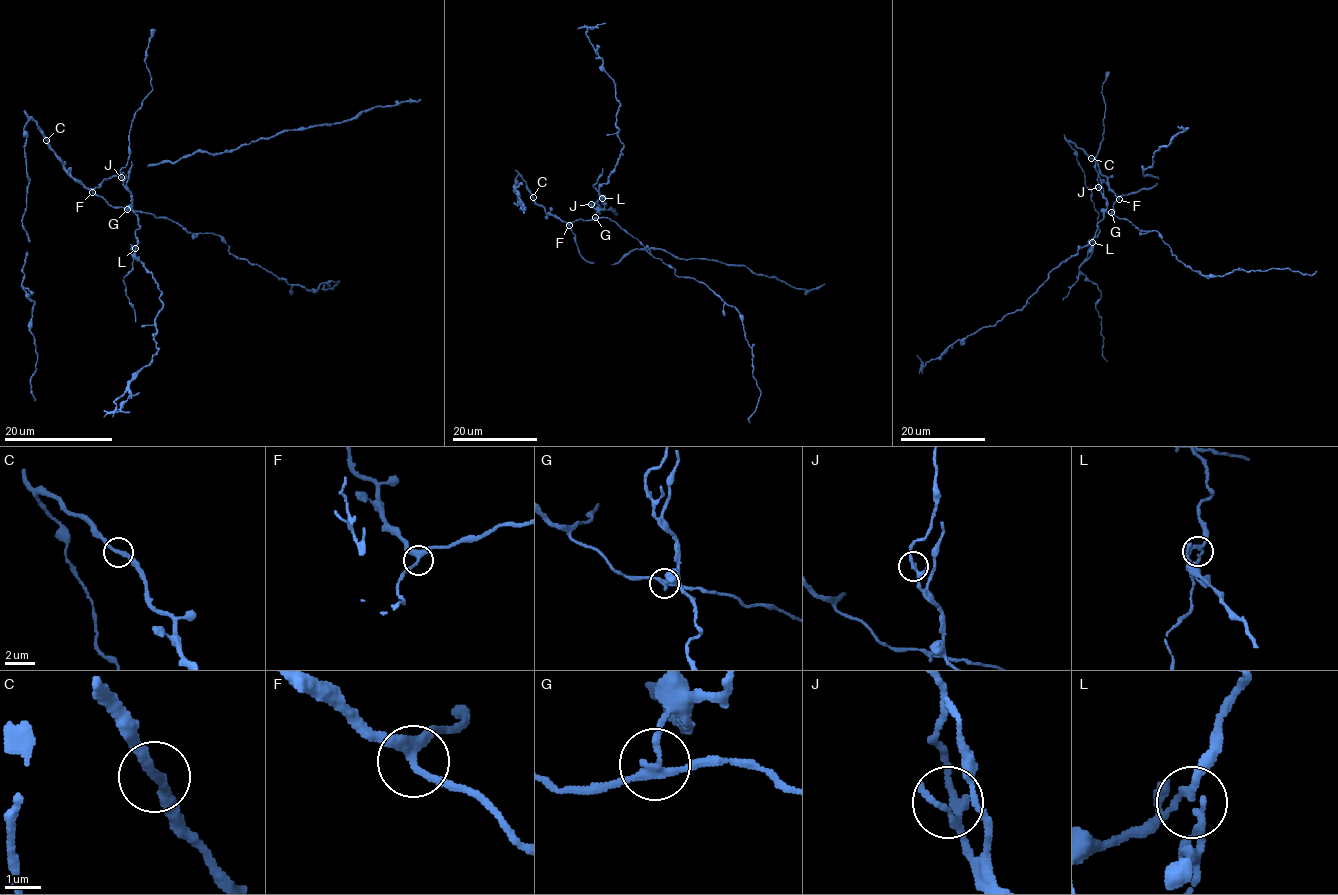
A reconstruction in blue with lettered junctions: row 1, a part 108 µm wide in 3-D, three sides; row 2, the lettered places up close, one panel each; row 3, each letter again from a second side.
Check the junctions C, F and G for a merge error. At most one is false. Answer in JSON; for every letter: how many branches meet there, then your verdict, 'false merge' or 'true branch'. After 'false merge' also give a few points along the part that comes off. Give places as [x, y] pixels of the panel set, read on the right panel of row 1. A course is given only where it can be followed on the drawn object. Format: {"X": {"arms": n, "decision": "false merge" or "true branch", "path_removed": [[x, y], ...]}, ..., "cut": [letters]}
{"C": {"arms": 2, "decision": "true branch"}, "F": {"arms": 3, "decision": "true branch"}, "G": {"arms": 3, "decision": "false merge", "path_removed": [[1111, 212], [1106, 211], [1094, 238], [1054, 268], [1019, 310], [956, 340], [922, 368], [917, 355]]}, "cut": ["G"]}

